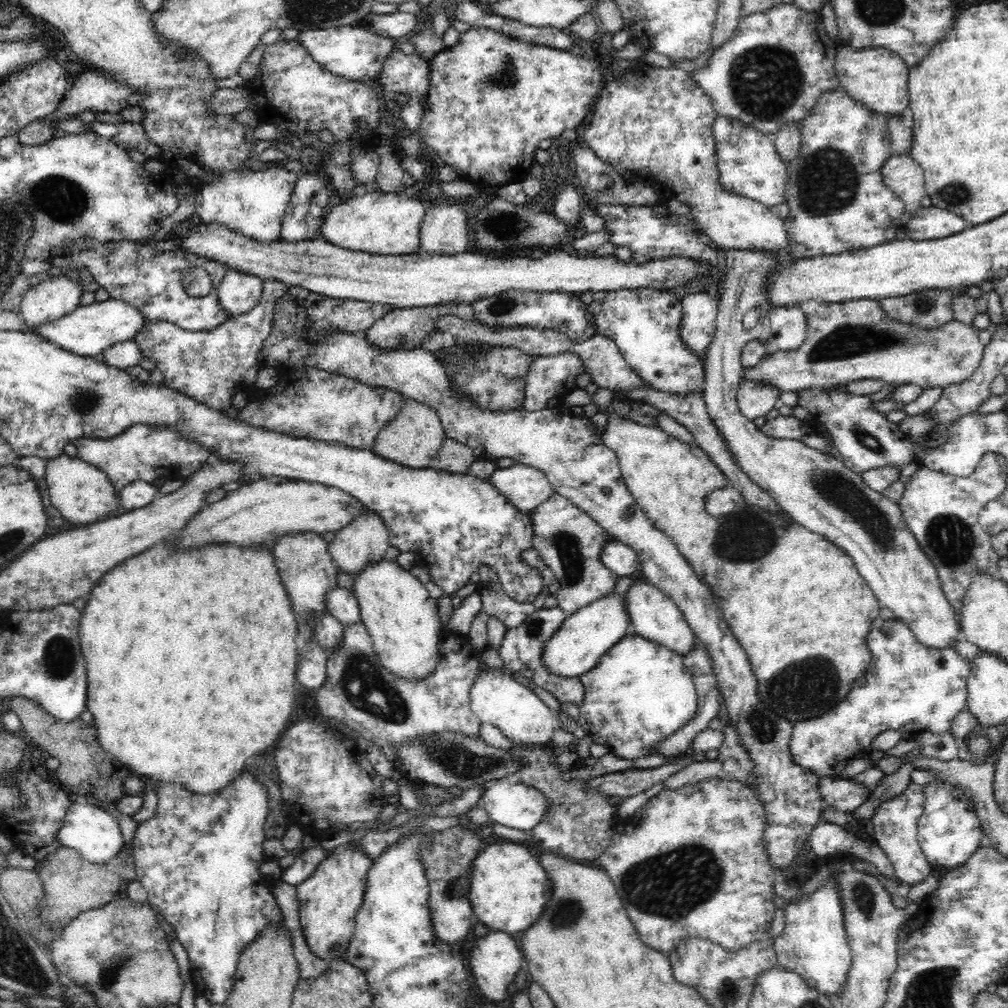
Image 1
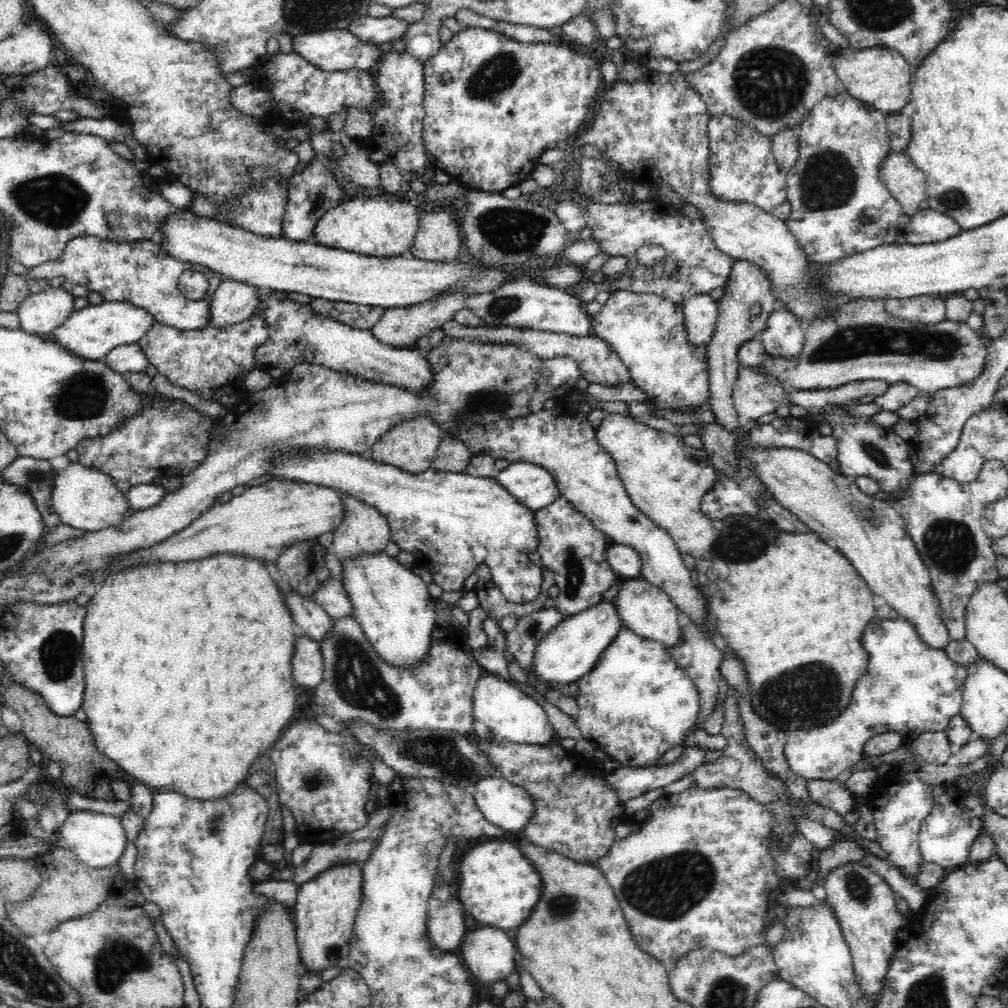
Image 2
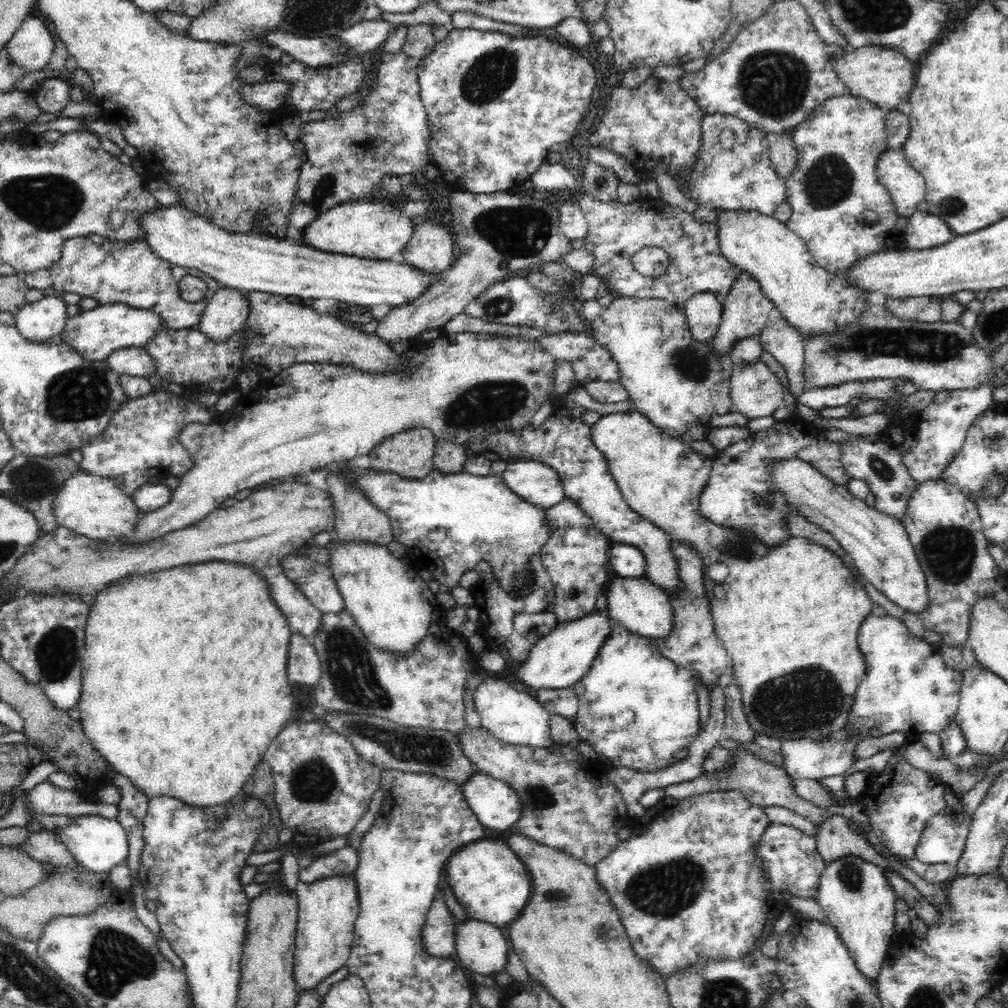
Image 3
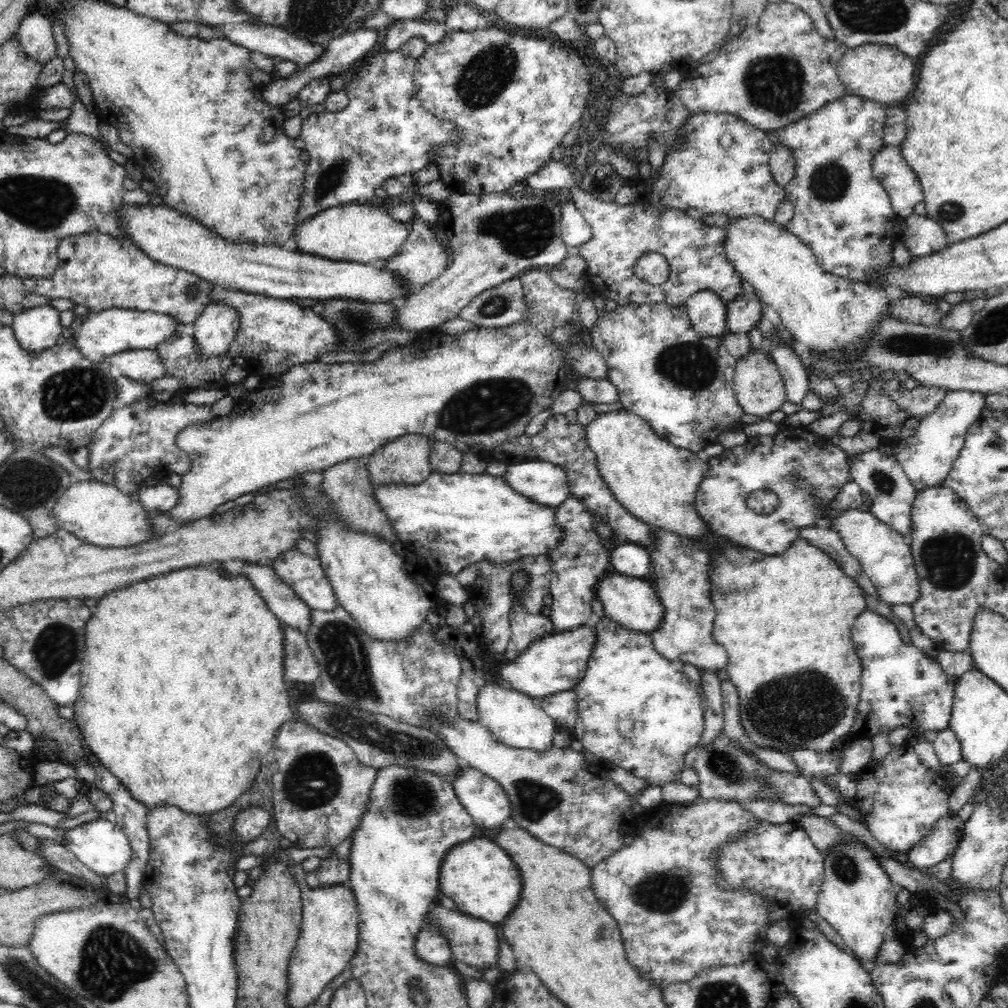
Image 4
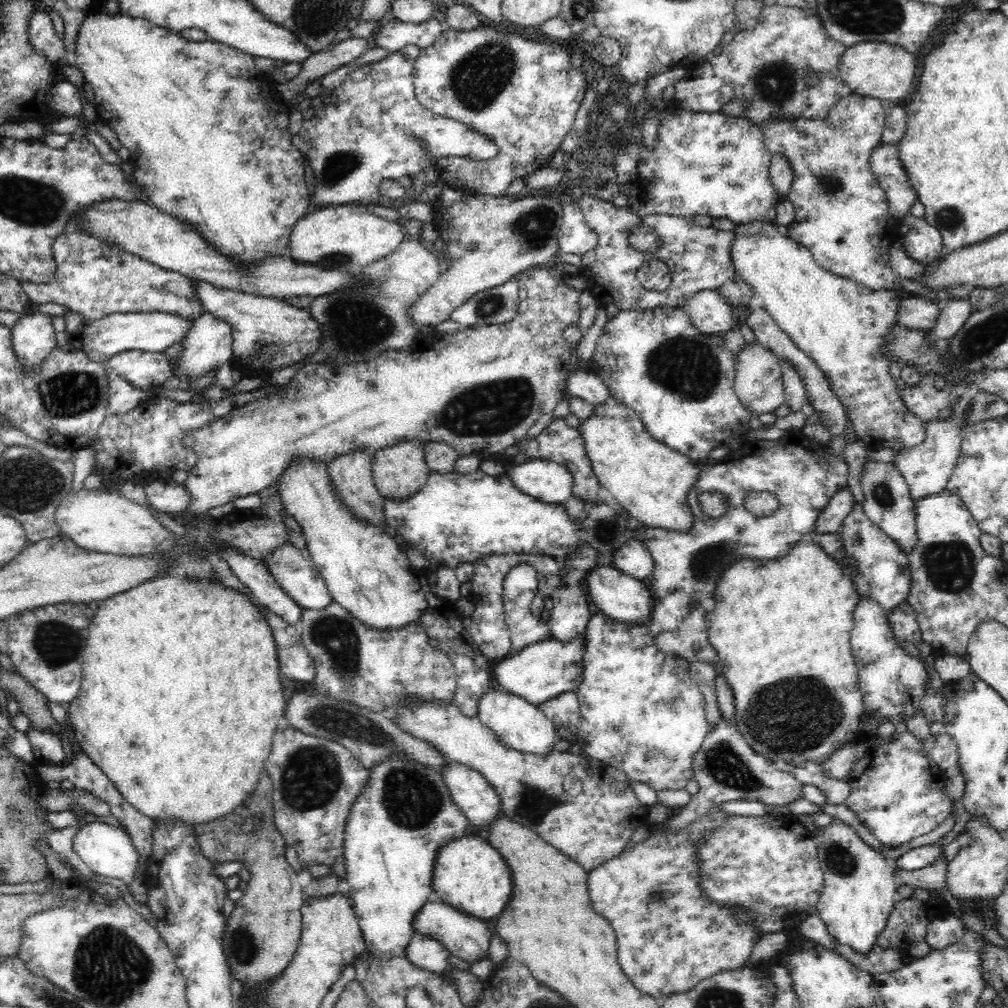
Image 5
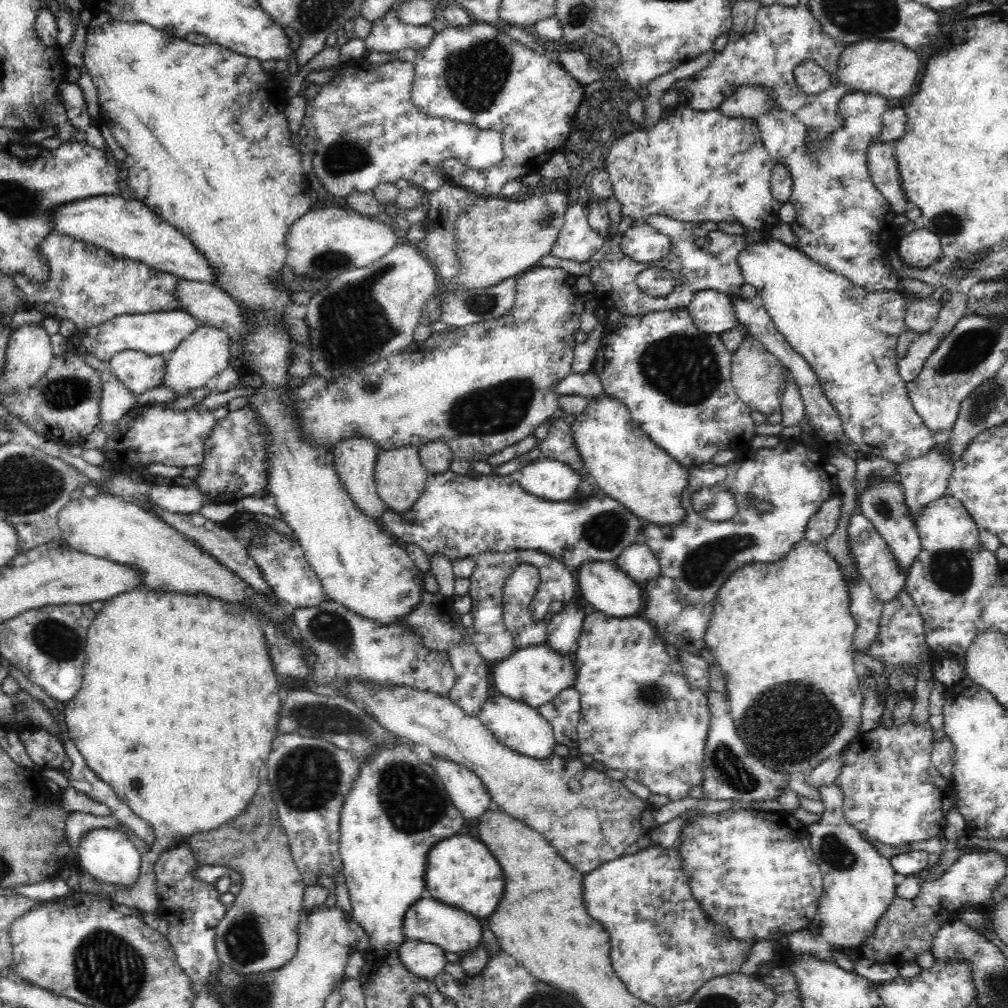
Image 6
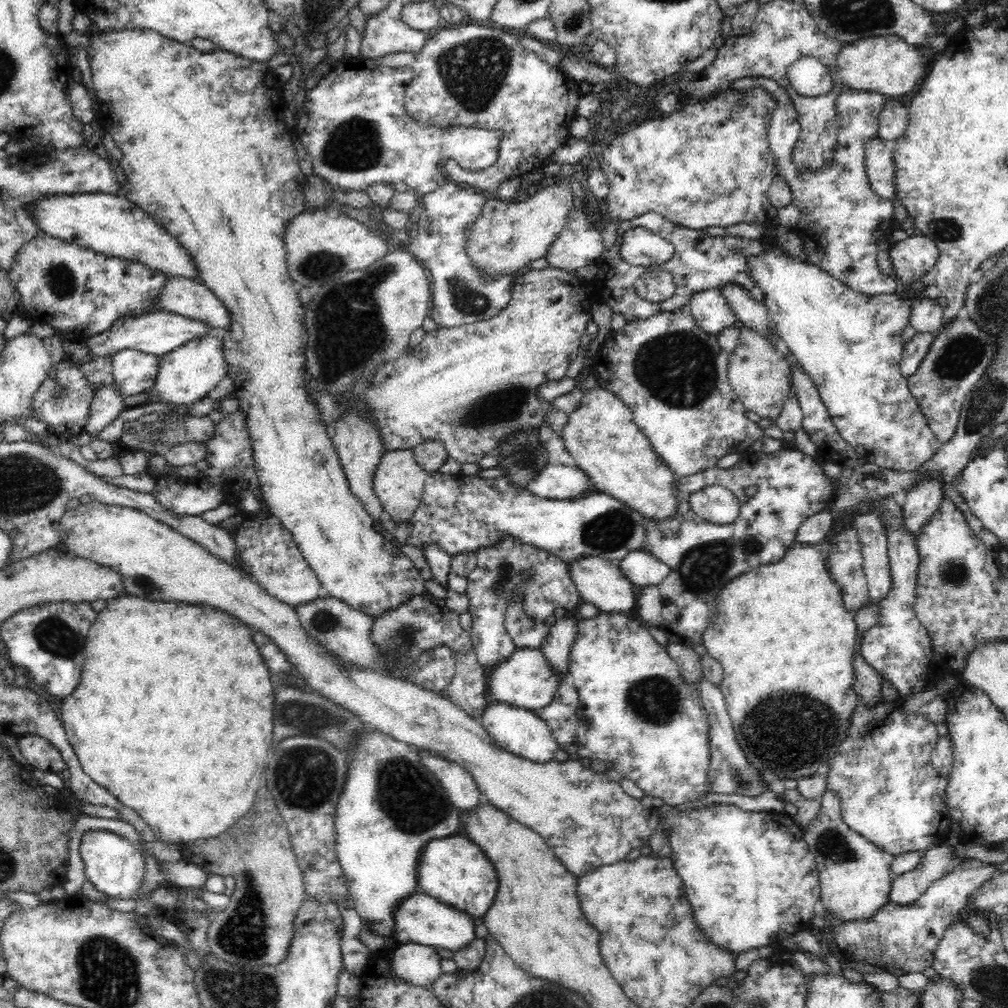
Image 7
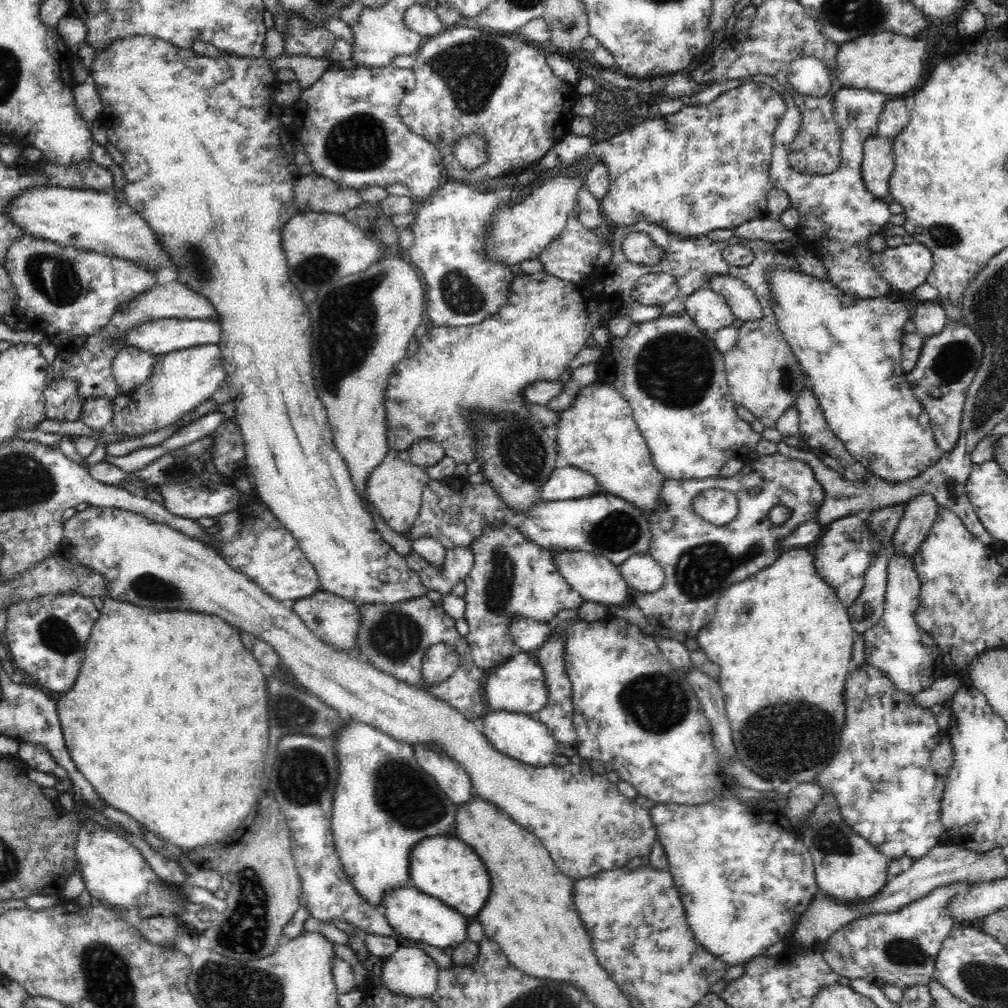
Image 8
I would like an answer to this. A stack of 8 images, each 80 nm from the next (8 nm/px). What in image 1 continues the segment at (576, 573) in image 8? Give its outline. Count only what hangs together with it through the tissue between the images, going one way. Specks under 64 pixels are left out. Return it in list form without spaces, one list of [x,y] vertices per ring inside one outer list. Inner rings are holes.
[[[643,579],[634,582],[626,594],[627,613],[631,619],[632,631],[652,642],[658,642],[662,646],[684,656],[695,649],[696,636],[691,626],[686,622],[679,606],[658,587],[647,583]]]

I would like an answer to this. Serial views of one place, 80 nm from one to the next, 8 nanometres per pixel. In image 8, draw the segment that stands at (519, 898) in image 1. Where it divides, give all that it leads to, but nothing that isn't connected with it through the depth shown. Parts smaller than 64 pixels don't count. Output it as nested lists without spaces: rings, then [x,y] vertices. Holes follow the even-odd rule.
[[[426,838],[416,844],[410,856],[411,885],[427,896],[439,899],[443,904],[466,916],[474,916],[488,898],[490,878],[482,860],[456,838]]]

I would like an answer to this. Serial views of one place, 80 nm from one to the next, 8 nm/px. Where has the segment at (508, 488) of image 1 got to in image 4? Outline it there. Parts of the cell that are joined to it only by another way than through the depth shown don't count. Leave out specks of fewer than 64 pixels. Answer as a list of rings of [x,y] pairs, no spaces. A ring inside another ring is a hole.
[[[522,461],[507,466],[508,485],[541,505],[560,506],[569,497],[565,471],[546,461]]]

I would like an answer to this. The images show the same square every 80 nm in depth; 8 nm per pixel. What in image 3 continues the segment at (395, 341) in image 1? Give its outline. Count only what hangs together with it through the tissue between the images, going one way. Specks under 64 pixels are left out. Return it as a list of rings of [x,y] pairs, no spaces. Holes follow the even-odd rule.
[[[453,191],[449,192],[449,201],[450,204],[450,222],[448,224],[448,231],[452,236],[454,236],[454,242],[456,242],[457,254],[456,262],[452,263],[452,266],[449,269],[443,270],[440,273],[440,276],[436,279],[436,282],[433,282],[427,291],[424,291],[422,295],[418,298],[415,298],[411,303],[402,305],[401,307],[393,307],[392,310],[378,322],[375,333],[378,335],[382,341],[389,343],[390,341],[395,340],[410,340],[417,339],[424,331],[432,329],[441,329],[446,322],[448,322],[456,314],[460,314],[465,309],[465,306],[472,302],[475,298],[478,298],[478,294],[481,294],[492,286],[495,282],[504,281],[505,279],[510,279],[516,274],[524,273],[529,269],[537,268],[537,266],[543,262],[561,262],[563,257],[571,251],[571,240],[568,240],[562,229],[559,225],[559,210],[554,208],[553,204],[546,202],[546,200],[536,200],[536,198],[522,198],[521,194],[512,194],[509,191],[502,192],[493,192],[492,194],[472,194],[466,191]]]

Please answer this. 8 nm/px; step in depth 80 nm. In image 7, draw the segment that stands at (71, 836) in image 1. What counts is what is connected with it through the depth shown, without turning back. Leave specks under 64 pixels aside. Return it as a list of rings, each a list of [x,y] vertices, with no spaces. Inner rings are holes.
[[[93,830],[81,834],[79,846],[81,859],[84,861],[85,877],[97,891],[108,897],[118,897],[122,900],[135,900],[144,876],[143,851],[134,846],[128,838],[124,838],[114,831]]]

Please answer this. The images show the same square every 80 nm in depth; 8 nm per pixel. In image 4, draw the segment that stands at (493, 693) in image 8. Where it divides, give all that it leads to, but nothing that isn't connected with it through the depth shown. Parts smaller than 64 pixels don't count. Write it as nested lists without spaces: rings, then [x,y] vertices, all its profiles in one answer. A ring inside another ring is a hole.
[[[585,623],[569,630],[554,631],[532,643],[514,661],[509,660],[507,664],[502,664],[497,672],[500,674],[500,682],[536,701],[550,694],[572,691],[584,678],[596,640],[596,627],[586,626]]]

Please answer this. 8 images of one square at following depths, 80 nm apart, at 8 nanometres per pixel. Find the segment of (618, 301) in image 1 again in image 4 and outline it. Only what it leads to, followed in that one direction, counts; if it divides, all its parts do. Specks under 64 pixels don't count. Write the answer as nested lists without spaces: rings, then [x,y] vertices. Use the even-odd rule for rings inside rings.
[[[621,303],[612,312],[600,314],[589,331],[591,343],[611,367],[607,379],[617,386],[622,409],[639,415],[660,438],[698,454],[706,446],[717,444],[722,432],[743,431],[745,428],[742,423],[745,413],[737,405],[733,392],[737,359],[728,352],[722,337],[702,337],[692,329],[685,305]]]

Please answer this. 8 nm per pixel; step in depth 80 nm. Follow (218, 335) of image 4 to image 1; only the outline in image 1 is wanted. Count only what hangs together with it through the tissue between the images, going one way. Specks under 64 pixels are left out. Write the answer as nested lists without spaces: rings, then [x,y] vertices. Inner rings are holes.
[[[227,270],[218,282],[217,297],[224,314],[234,318],[252,310],[263,293],[263,279],[242,270]]]

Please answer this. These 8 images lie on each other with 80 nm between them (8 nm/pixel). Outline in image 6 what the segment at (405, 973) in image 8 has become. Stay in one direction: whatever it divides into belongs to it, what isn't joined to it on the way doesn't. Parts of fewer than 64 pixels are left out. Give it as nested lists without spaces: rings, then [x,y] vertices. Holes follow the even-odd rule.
[[[419,939],[406,940],[400,949],[403,965],[419,978],[434,980],[443,971],[446,952],[435,943],[420,942]]]

